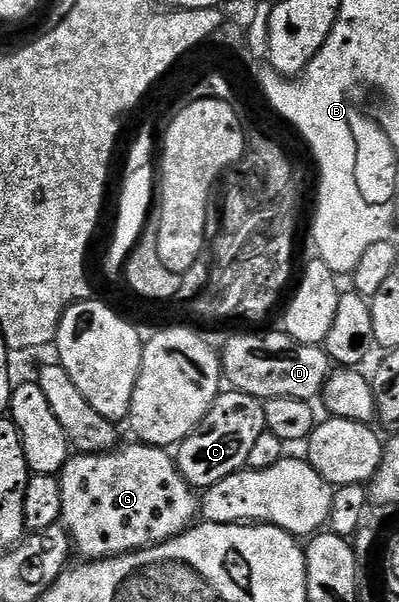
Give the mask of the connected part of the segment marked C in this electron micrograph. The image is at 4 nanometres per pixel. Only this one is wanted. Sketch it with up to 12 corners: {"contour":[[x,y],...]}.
{"contour":[[223,391],[177,446],[195,491],[247,468],[264,404]]}

